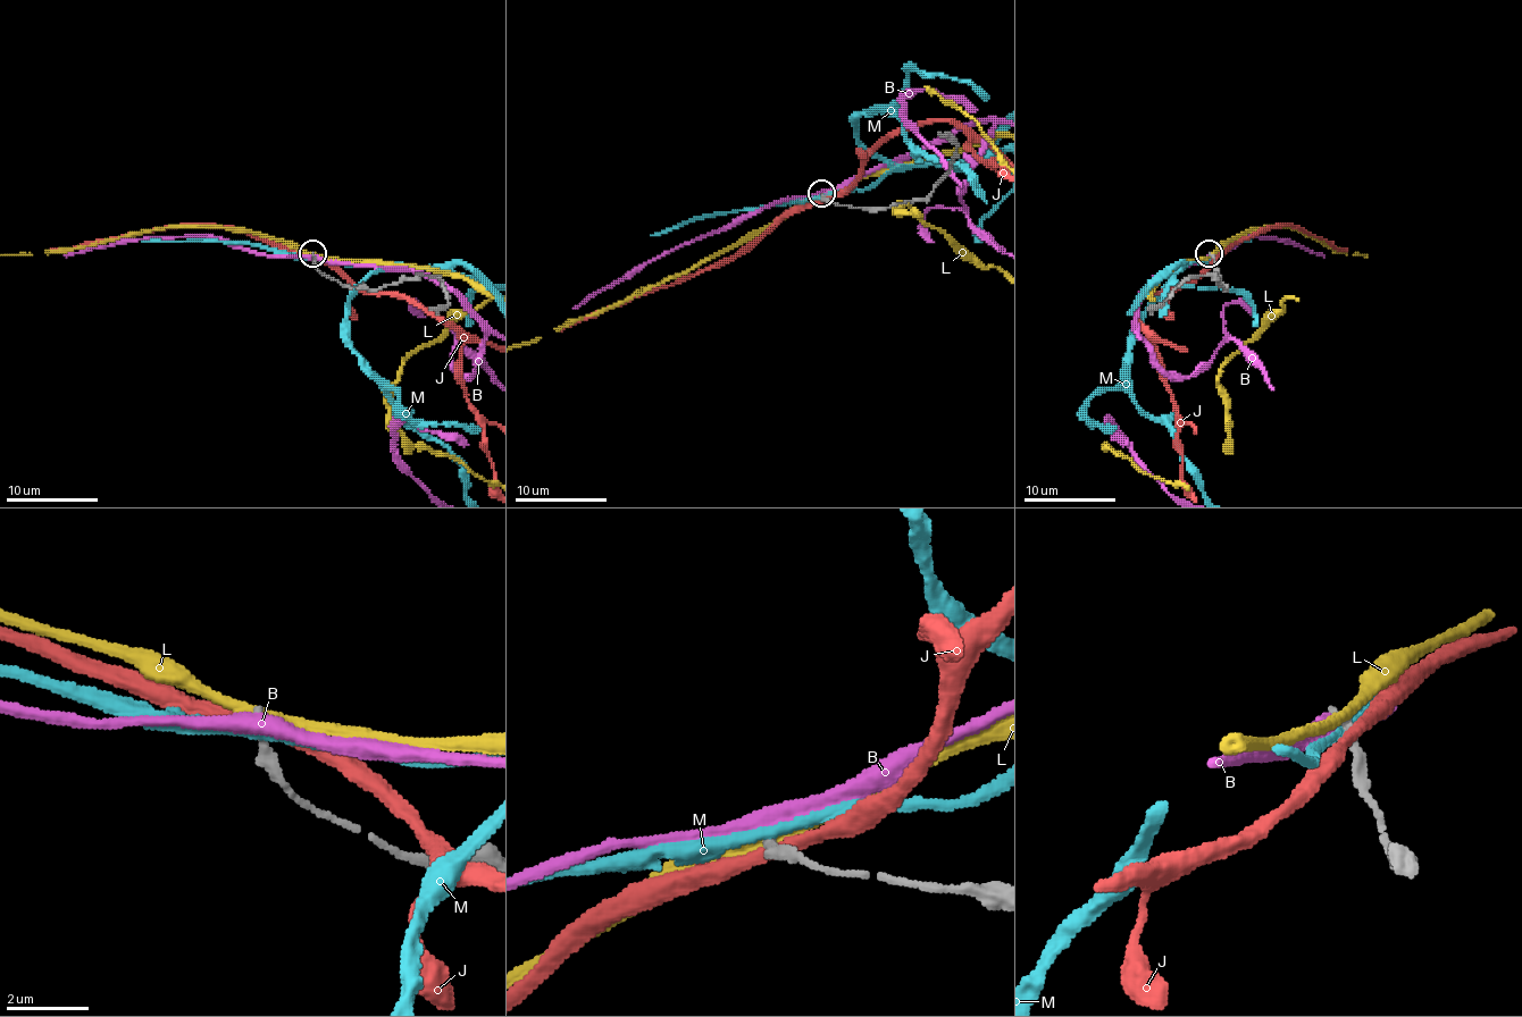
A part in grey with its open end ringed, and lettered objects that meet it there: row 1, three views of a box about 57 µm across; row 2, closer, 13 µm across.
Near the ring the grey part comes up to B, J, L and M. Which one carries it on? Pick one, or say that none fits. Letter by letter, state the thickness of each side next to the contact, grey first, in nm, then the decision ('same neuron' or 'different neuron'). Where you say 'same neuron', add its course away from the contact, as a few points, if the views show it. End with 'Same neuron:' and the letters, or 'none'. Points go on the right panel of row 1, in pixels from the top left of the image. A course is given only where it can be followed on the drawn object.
B: 220/420 nm | different neuron
J: 300/300 nm | different neuron
L: 240/280 nm | different neuron
M: 280/240 nm | different neuron
Same neuron: none

